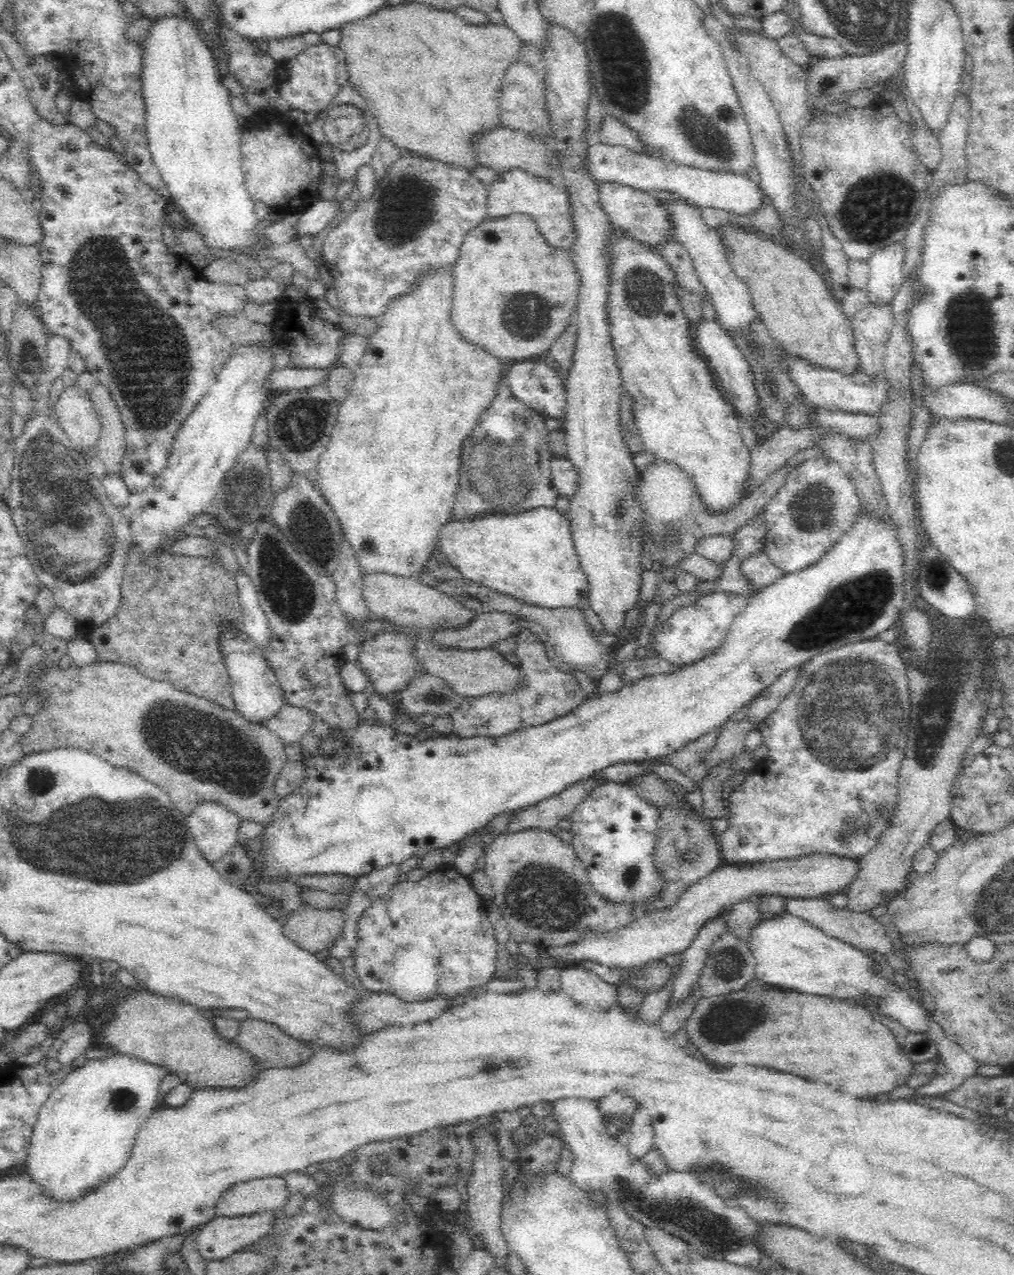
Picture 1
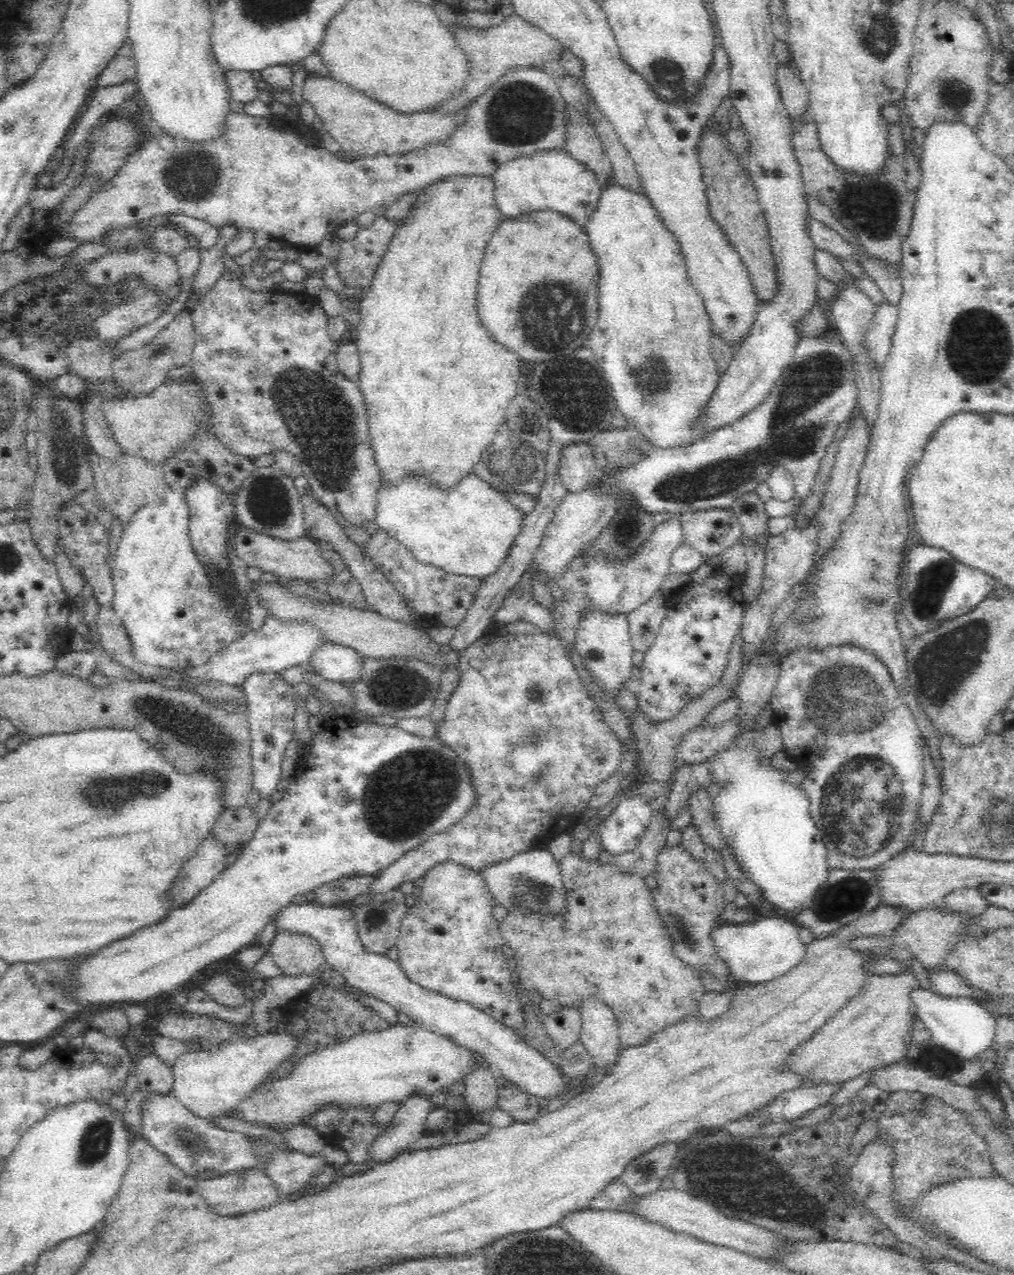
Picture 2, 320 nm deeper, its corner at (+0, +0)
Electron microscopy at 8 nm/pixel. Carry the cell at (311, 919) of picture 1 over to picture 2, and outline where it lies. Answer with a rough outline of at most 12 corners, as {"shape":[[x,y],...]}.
{"shape":[[278,929],[266,952],[282,972],[309,973],[325,963],[306,932]]}

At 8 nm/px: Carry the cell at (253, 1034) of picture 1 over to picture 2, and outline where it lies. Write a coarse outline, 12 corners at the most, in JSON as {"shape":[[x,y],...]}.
{"shape":[[214,974],[202,988],[229,1010],[244,1007],[242,986]]}

